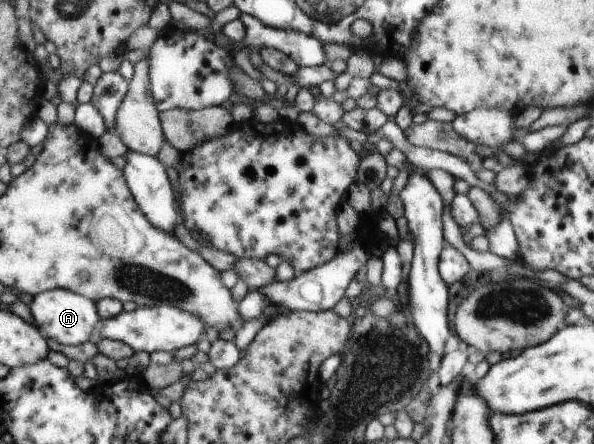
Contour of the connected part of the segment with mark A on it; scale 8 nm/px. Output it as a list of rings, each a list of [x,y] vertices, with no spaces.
[[[68,289],[44,291],[33,297],[30,306],[31,313],[35,317],[35,324],[46,335],[46,338],[58,341],[63,345],[78,346],[87,343],[91,339],[93,331],[97,329],[97,323],[102,321],[98,302]]]

